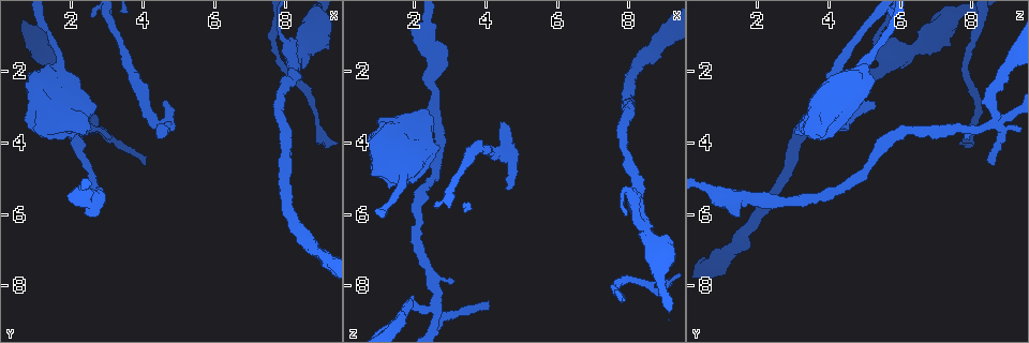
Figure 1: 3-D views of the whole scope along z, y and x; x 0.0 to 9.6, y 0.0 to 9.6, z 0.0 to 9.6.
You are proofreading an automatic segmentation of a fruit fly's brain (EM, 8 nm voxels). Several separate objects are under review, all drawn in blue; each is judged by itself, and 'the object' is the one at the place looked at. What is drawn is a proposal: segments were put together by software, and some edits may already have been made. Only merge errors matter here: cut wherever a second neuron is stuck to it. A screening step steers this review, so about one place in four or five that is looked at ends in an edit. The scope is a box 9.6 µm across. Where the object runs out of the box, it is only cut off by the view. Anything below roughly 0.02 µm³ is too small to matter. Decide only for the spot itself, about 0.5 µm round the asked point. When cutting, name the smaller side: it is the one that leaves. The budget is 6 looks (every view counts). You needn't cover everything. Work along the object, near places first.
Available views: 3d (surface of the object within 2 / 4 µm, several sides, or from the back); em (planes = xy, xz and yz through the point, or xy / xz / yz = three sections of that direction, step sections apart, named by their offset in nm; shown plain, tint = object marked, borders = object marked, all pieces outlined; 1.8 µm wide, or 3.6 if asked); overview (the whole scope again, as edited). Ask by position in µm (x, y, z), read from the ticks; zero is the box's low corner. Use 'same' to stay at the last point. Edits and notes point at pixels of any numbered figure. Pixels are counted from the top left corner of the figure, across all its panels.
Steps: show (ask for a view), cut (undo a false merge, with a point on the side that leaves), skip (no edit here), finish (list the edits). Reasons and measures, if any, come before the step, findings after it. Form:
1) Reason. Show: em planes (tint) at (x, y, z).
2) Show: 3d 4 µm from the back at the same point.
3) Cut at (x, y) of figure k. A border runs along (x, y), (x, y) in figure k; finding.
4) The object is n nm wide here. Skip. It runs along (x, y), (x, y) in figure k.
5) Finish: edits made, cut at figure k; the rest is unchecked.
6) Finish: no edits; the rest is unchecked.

A fork. Show: em planes (borders) at (4.60, 3.55, 4.05).

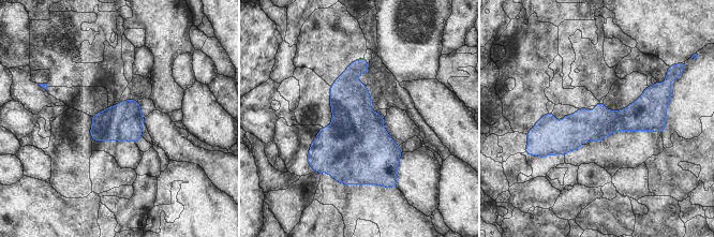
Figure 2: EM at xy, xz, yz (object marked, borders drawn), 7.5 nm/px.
Cut at (361, 151) of figure 2. A second neuron is stuck on.

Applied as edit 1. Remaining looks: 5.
Thick turns thin. Show: em xz step 8 (tint) at (7.85, 0.95, 5.35).

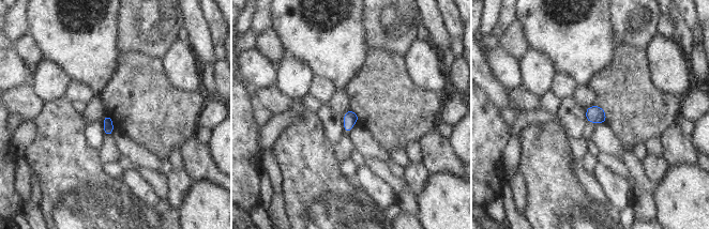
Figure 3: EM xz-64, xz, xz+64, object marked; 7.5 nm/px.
Cut at (107, 131) of figure 3. A border runs along (104, 125), (112, 127) in figure 3; a second neuron is stuck on.

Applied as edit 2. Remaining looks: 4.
Show: em planes (borders) at (2.55, 3.50, 8.50).

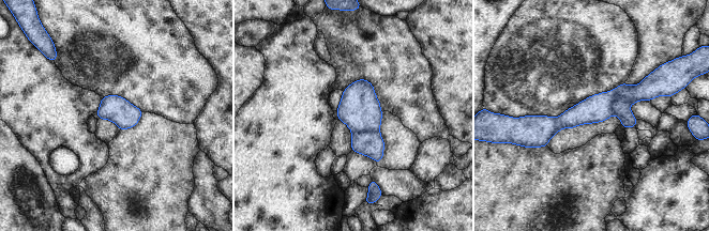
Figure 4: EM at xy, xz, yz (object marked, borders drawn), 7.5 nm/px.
The object is 200 nm wide here. Cut at (621, 108) of figure 4. A border runs along (620, 95), (613, 103), (614, 113) in figure 4; a second neuron is stuck on.

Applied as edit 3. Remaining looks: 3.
Finish: edits made, cut at figure 2, cut at figure 3, cut at figure 4; the rest is unchecked.

